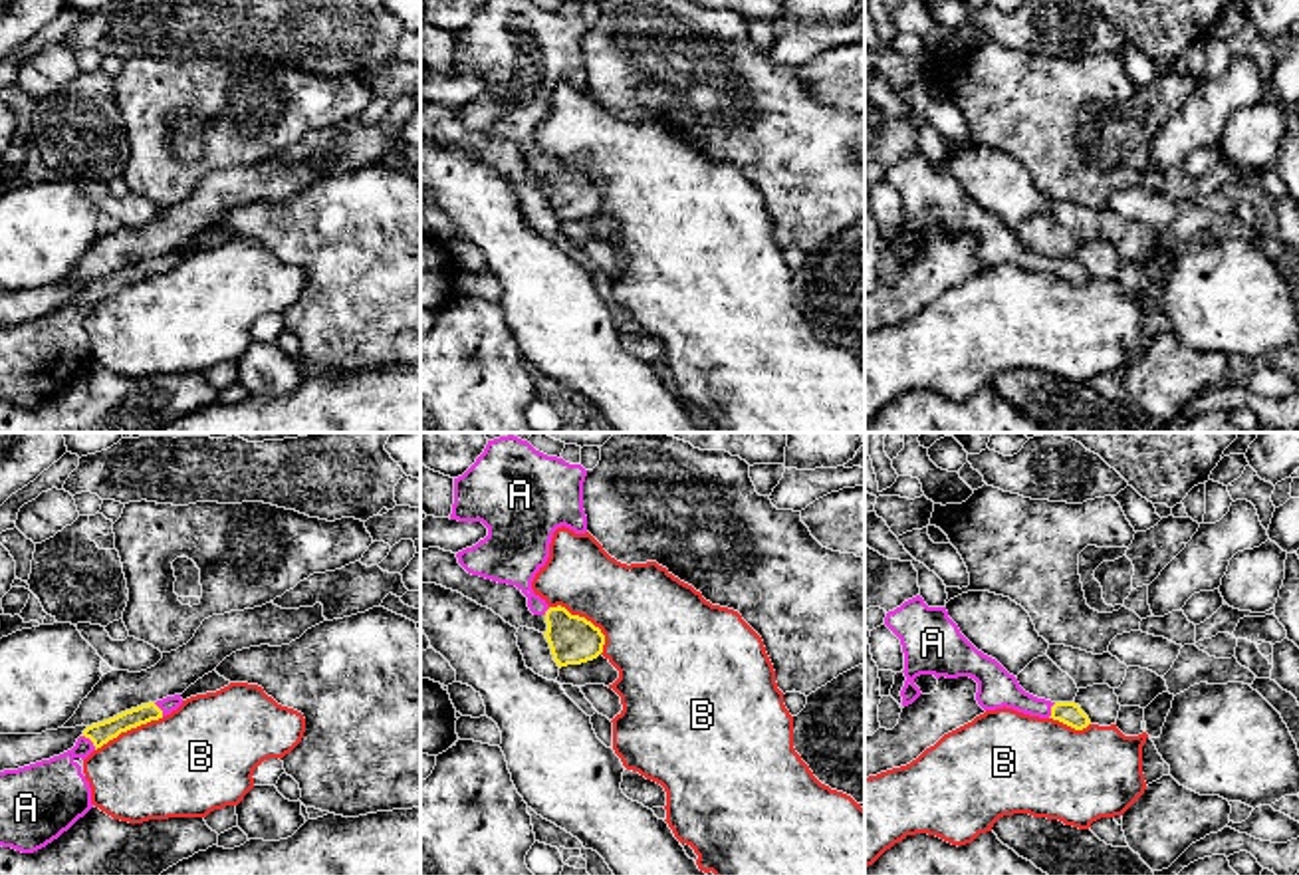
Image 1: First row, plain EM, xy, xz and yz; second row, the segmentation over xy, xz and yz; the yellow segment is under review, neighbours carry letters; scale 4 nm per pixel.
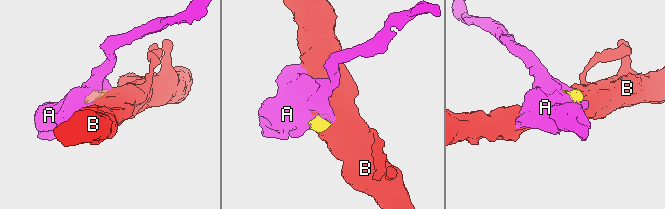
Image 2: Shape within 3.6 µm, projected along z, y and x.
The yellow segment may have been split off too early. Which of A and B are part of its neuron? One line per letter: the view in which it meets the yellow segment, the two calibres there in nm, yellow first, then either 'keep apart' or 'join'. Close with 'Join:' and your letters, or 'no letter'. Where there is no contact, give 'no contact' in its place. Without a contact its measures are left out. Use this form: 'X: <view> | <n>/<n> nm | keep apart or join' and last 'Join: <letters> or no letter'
A: xy | 90/260 nm | join
B: xz | 200/380 nm | keep apart
Join: A

